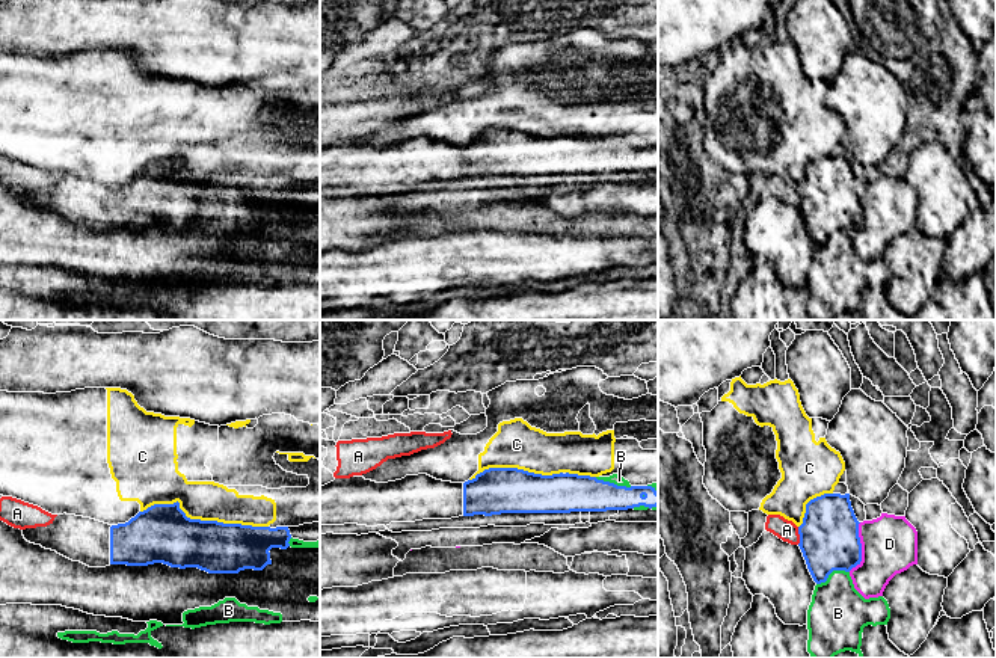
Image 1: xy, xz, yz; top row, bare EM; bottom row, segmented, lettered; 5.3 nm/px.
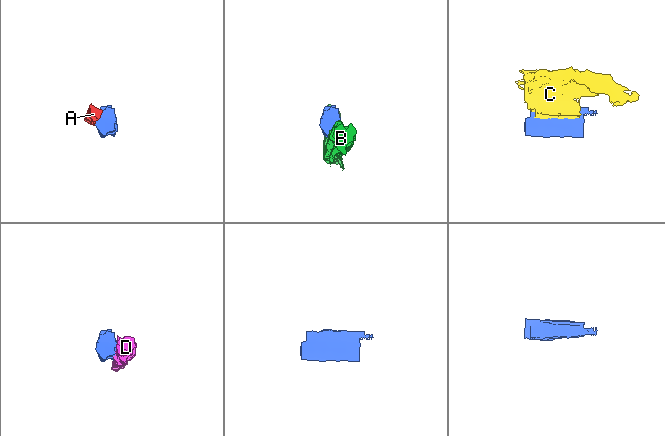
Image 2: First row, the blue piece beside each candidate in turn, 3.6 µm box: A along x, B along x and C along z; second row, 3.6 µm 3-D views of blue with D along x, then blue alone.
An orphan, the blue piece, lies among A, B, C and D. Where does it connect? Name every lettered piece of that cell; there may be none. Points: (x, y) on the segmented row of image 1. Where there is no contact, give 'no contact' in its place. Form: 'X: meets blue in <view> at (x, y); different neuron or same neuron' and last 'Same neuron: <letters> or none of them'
A: meets blue in yz at (800, 536); different neuron
B: meets blue in xz at (613, 483); different neuron
C: meets blue in xy at (202, 521); different neuron
D: meets blue in yz at (860, 548); different neuron
Same neuron: none of them

